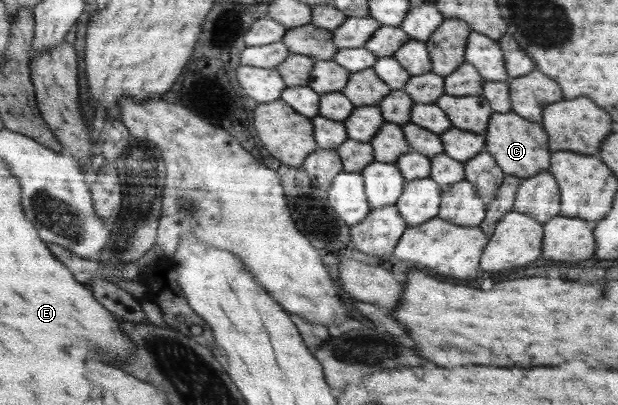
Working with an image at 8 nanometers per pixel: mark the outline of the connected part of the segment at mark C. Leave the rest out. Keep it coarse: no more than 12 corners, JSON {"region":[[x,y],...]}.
{"region":[[495,112],[487,146],[507,175],[549,170],[535,122]]}

